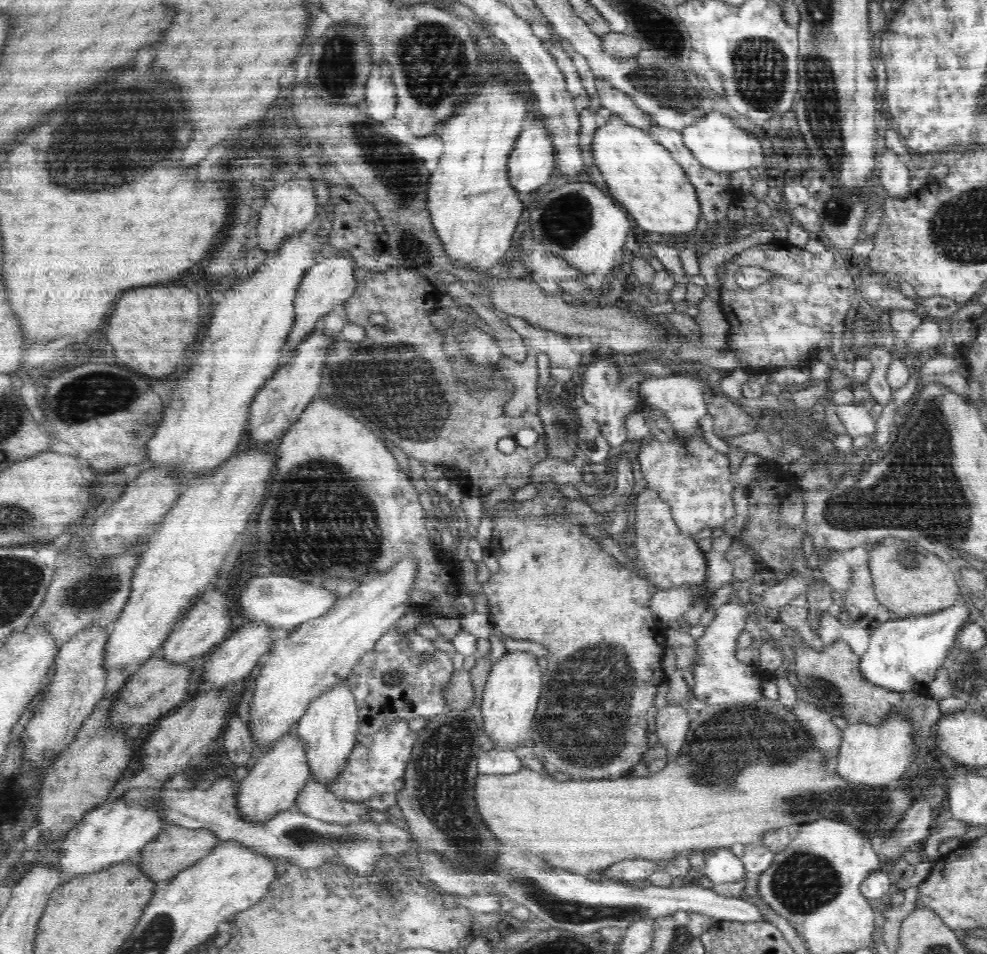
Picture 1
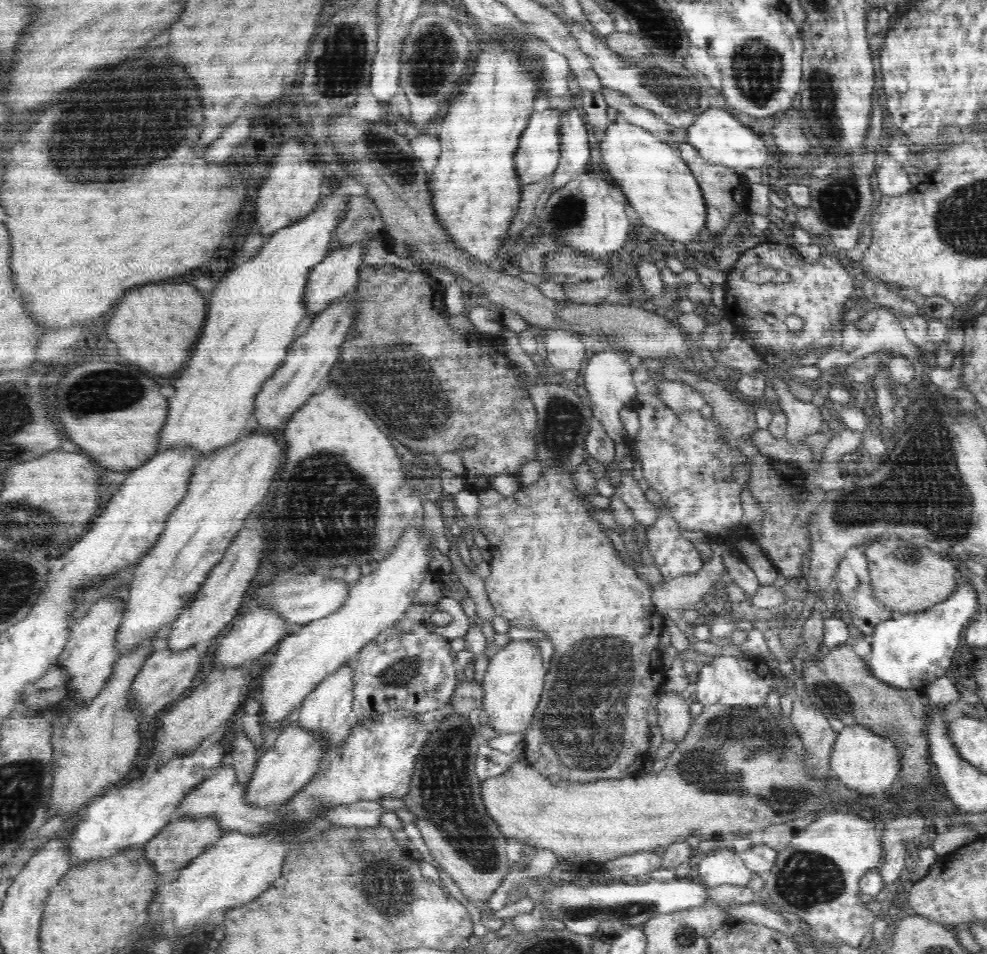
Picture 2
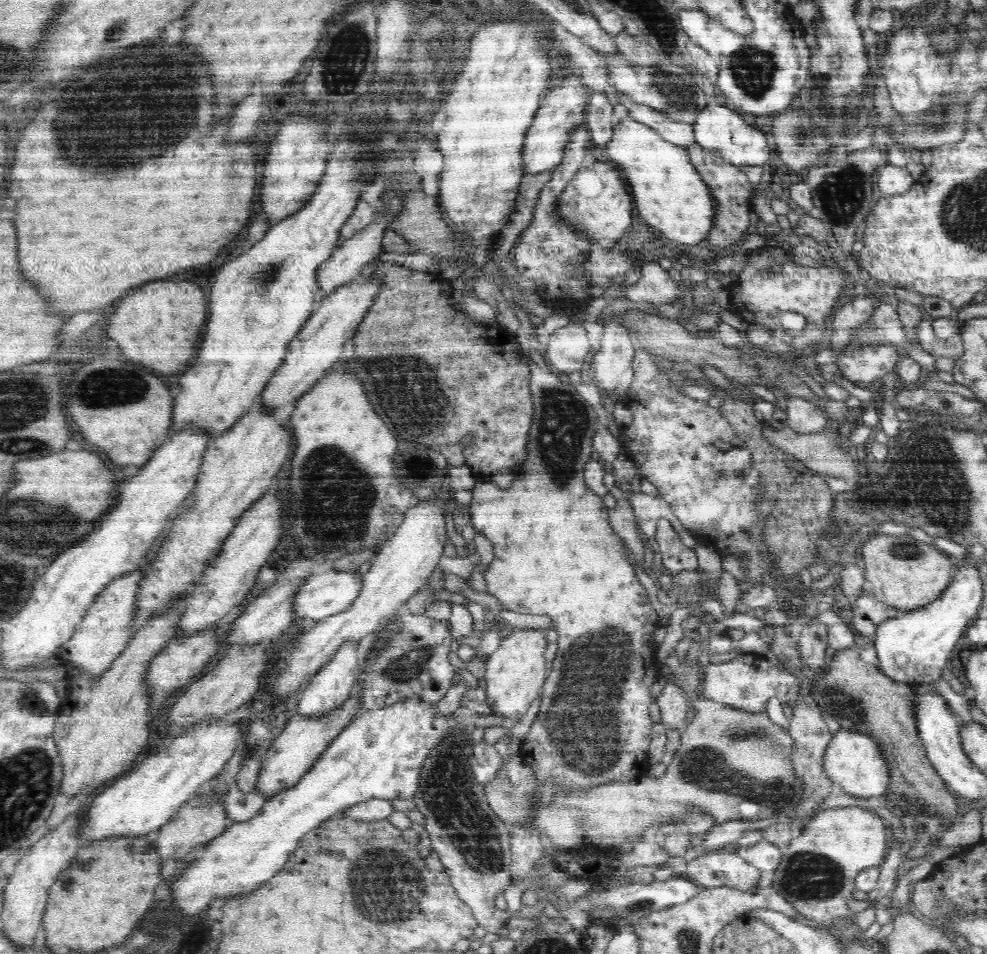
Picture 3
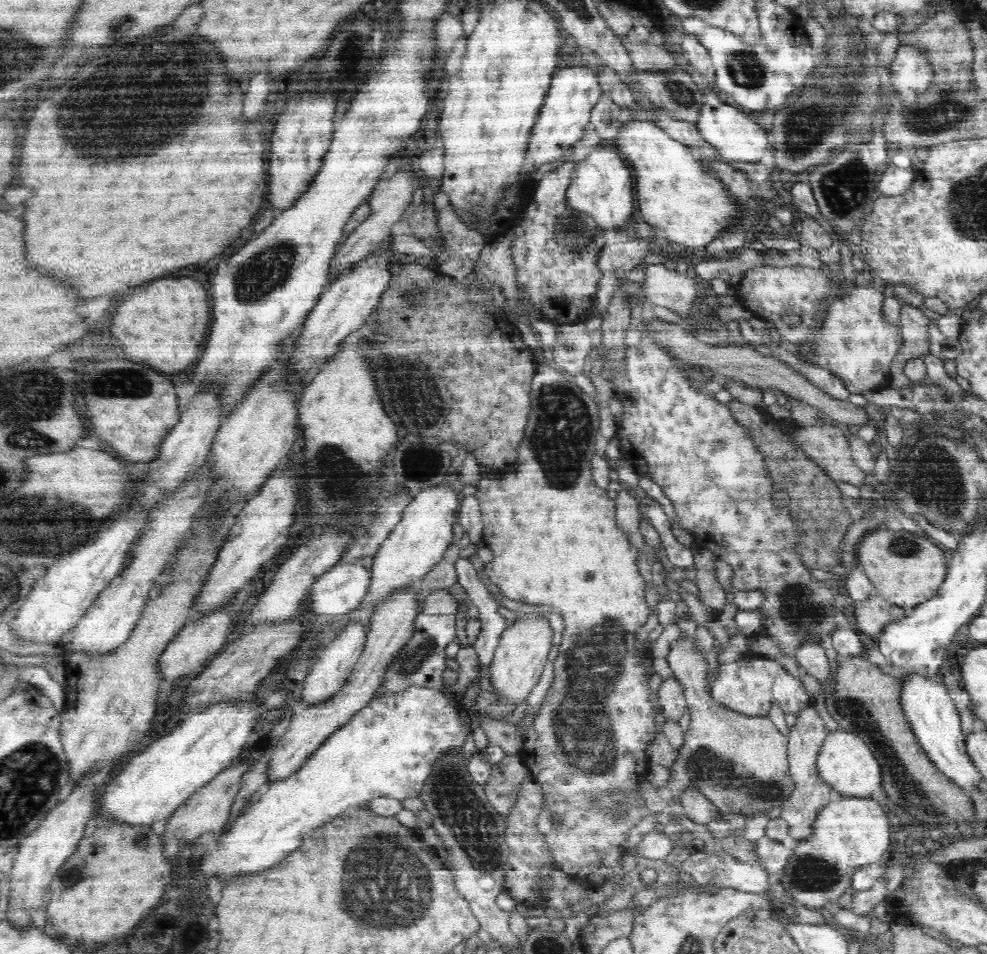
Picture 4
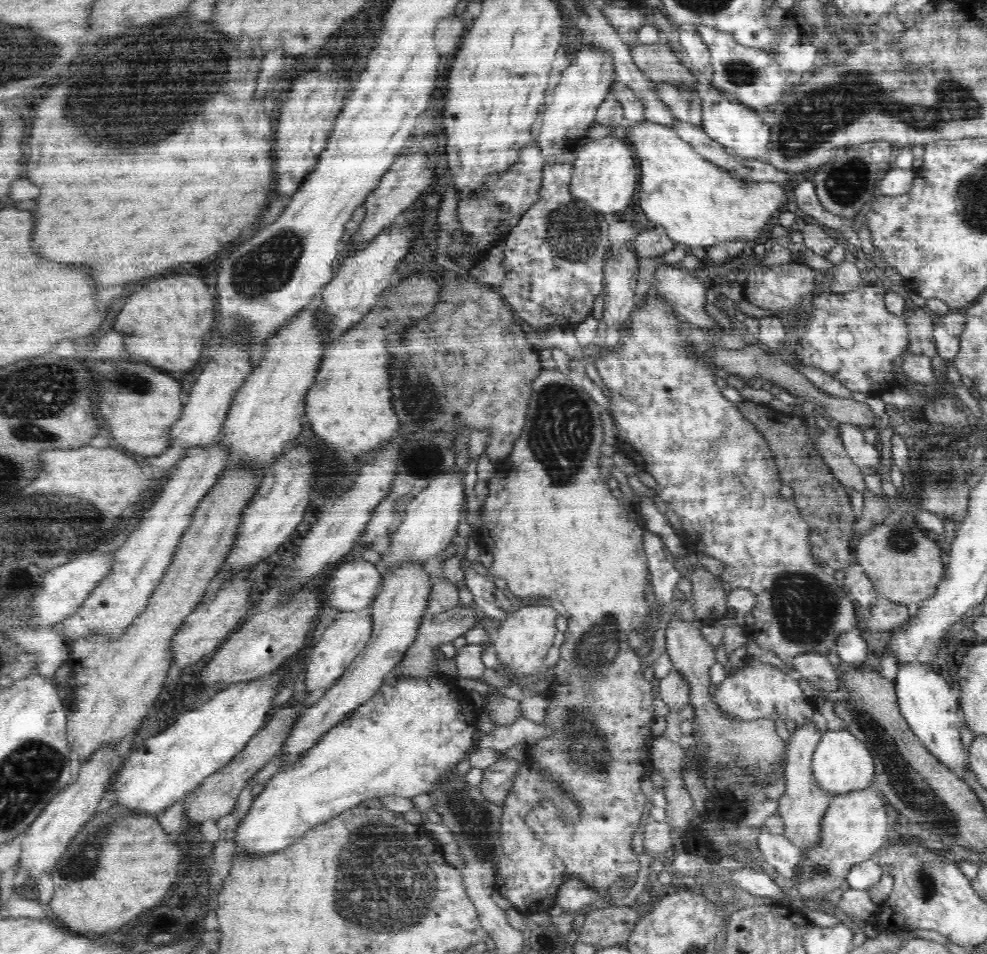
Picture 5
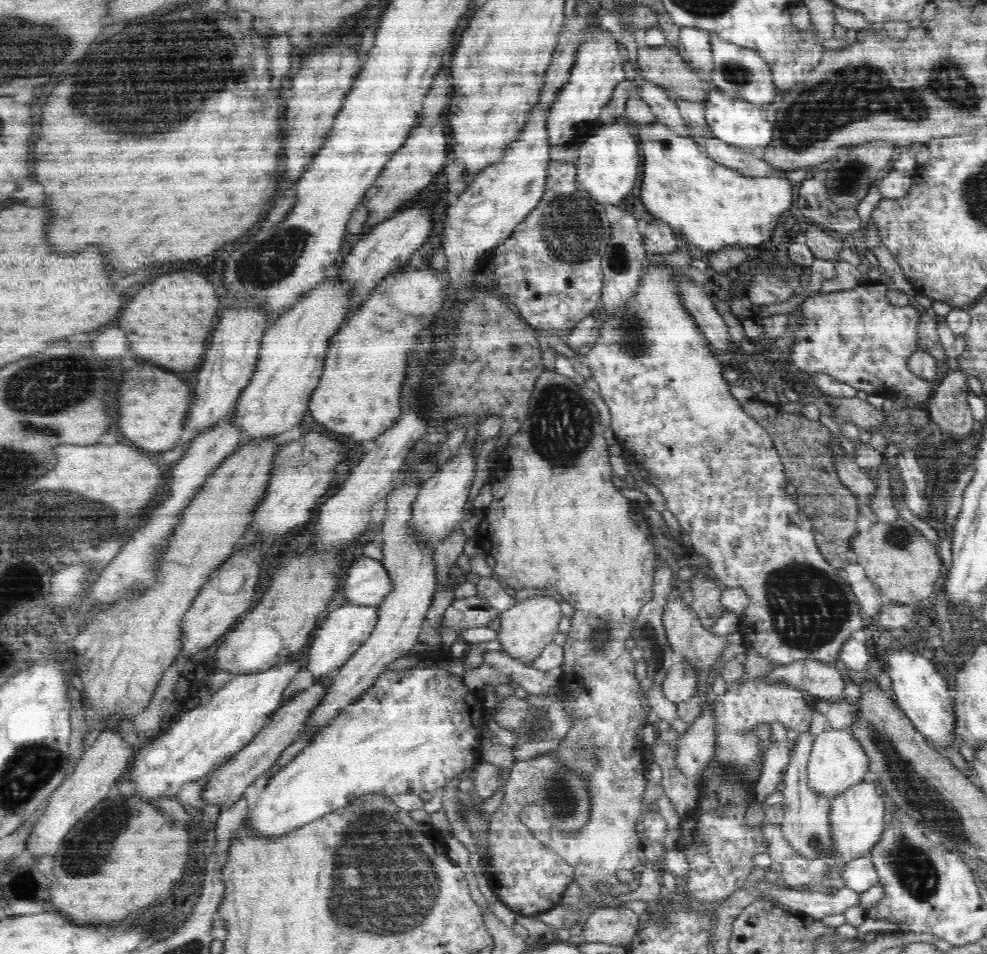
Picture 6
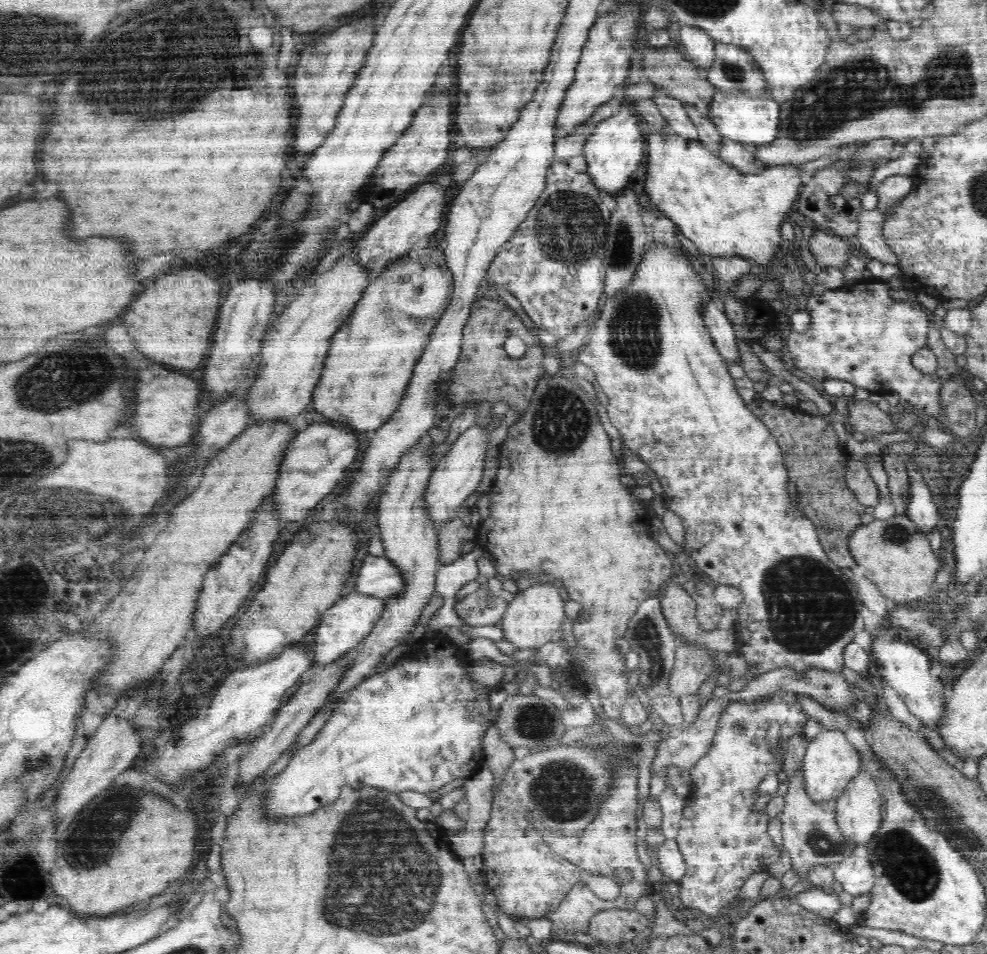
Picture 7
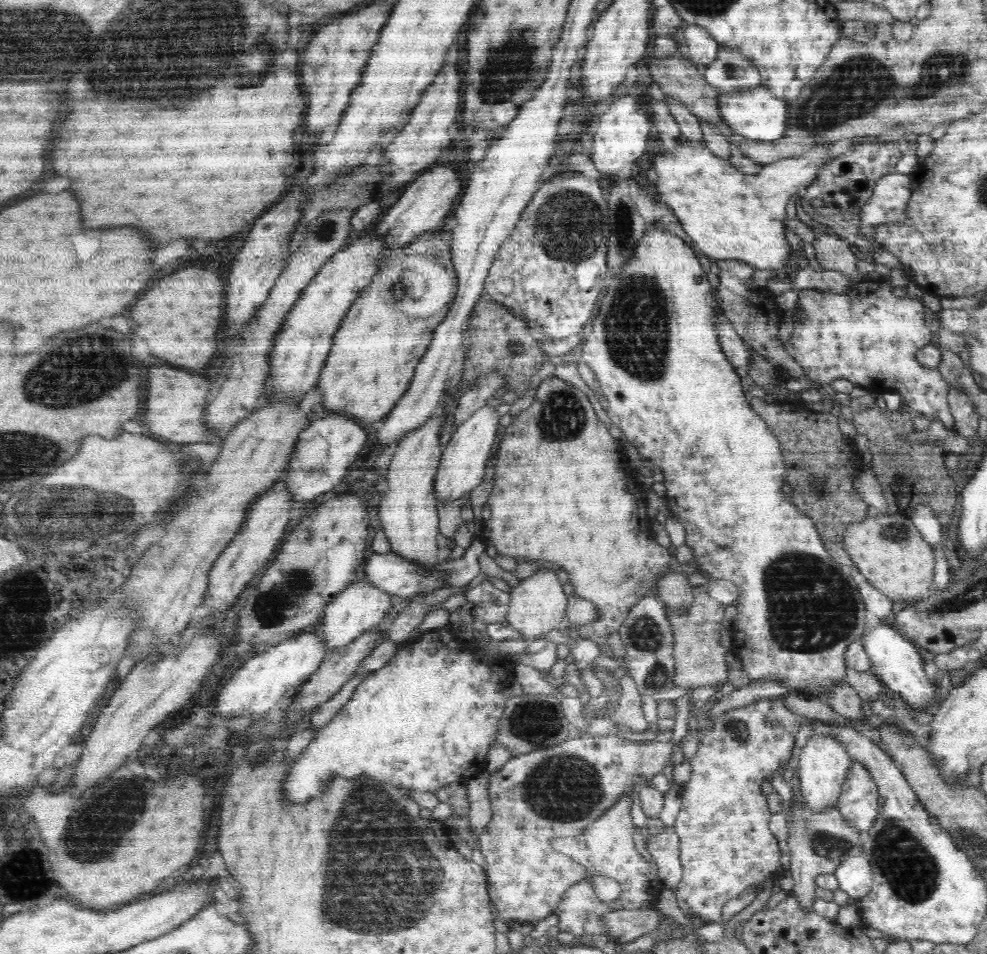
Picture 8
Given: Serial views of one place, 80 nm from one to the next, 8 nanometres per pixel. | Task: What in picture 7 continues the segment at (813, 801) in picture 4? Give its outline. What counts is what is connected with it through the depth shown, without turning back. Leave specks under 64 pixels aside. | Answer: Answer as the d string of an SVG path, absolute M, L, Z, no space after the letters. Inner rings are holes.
M802 769L794 774L788 774L788 791L783 797L785 800L784 810L781 812L781 829L783 847L791 857L792 869L803 876L806 881L808 874L820 865L836 865L842 857L849 856L859 851L855 844L847 842L843 831L838 828L835 815L835 801L824 801L813 804L809 800L804 788Z

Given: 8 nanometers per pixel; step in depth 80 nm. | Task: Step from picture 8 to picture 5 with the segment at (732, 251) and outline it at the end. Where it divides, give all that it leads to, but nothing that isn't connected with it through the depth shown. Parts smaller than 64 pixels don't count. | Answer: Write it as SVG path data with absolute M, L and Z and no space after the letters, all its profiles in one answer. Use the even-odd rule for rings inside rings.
M644 120L628 126L626 133L635 148L636 158L640 160L639 200L644 214L654 224L663 226L674 242L684 244L687 248L702 246L708 249L728 241L756 240L762 234L768 218L786 202L786 190L782 186L770 181L746 184L742 180L730 178L730 171L726 172L723 167L704 159L691 143L676 136L670 125Z

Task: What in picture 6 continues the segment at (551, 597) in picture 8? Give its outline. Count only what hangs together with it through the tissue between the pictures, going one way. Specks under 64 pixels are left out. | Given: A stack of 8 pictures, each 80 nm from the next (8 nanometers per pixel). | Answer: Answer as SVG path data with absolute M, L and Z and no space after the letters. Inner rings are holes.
M538 596L522 601L520 604L514 604L504 611L501 615L501 626L498 630L498 640L502 645L502 650L508 656L512 656L514 660L521 660L528 667L532 660L536 660L542 650L552 643L554 637L559 632L559 623L562 620L563 614L558 602L554 597Z

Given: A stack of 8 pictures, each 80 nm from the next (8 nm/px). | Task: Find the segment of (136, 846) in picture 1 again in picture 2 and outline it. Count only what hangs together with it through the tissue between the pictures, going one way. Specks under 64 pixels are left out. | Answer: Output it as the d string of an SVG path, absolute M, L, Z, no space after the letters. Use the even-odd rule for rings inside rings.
M222 742L220 744L212 744L210 748L206 750L192 750L192 752L186 752L186 754L180 754L180 756L174 756L172 762L164 764L160 770L156 770L146 782L138 782L134 780L132 784L124 786L120 794L112 794L112 792L106 791L106 796L99 796L94 798L83 810L78 814L80 819L76 822L74 830L71 834L71 839L68 841L68 850L70 850L71 864L75 862L86 862L90 858L108 858L110 855L120 854L120 850L128 848L128 846L136 846L136 844L144 844L152 840L160 830L162 830L172 818L172 812L176 810L179 802L192 792L196 786L198 786L206 772L210 772L210 768L214 768L224 756L224 748L222 748Z

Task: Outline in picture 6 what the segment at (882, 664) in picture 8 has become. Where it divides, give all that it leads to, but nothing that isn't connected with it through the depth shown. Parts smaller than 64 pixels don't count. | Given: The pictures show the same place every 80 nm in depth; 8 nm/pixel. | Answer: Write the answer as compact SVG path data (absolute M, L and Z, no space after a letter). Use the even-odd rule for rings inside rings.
M896 650L888 654L886 668L892 676L891 684L894 686L891 687L894 688L895 700L898 700L901 710L911 720L913 727L925 736L934 749L940 751L955 748L953 726L956 724L956 717L952 710L951 691L946 680L936 672L934 664L917 652L912 654L908 650Z

